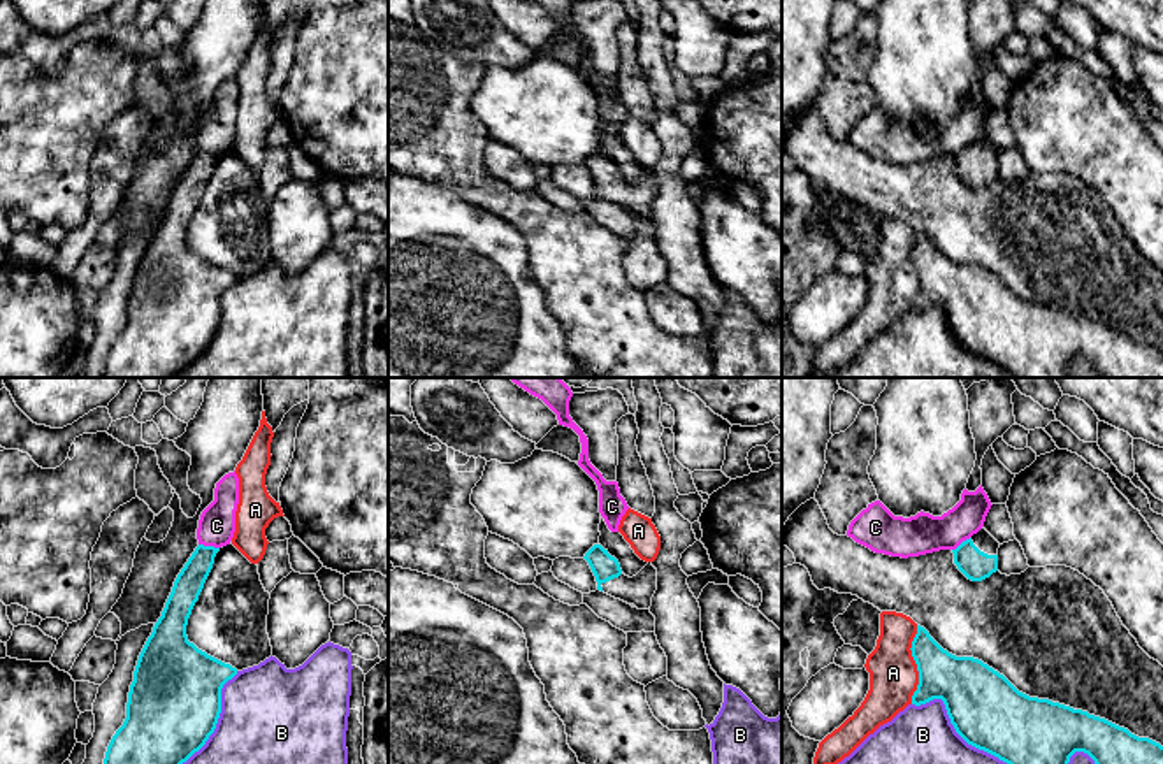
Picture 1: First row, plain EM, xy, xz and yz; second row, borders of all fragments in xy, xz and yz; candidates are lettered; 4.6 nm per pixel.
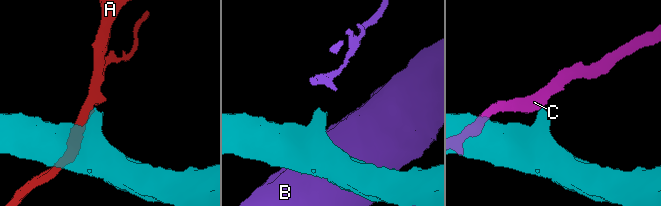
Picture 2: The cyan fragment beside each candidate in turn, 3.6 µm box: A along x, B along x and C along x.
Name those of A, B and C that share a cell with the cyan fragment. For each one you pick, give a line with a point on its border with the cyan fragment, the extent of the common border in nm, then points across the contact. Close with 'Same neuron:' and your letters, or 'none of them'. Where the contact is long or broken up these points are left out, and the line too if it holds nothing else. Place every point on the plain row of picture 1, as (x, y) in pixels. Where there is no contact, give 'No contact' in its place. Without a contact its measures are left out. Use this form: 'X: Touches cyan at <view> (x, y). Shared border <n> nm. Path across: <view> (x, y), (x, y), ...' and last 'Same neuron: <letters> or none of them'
Same neuron: none of them

